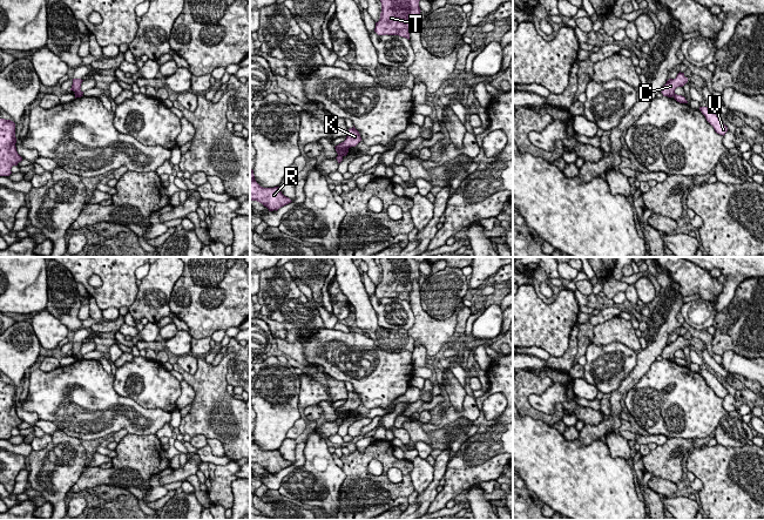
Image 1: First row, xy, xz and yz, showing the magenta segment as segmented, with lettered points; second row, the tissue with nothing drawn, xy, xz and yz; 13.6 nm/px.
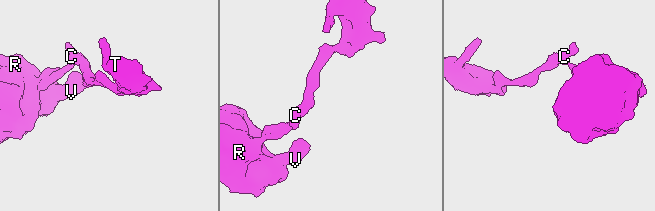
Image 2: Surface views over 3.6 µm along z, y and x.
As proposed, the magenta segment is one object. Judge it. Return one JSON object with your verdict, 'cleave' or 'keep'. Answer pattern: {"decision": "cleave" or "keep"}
{"decision": "cleave"}

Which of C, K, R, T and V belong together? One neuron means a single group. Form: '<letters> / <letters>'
C K T / R V

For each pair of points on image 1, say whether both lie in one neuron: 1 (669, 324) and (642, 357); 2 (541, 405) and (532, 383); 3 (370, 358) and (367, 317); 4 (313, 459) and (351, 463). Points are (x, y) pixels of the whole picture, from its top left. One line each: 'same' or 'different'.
1: same
2: different
3: different
4: different

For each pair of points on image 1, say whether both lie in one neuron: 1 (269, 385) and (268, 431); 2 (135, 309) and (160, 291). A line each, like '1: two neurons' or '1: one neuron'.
1: one neuron
2: one neuron

